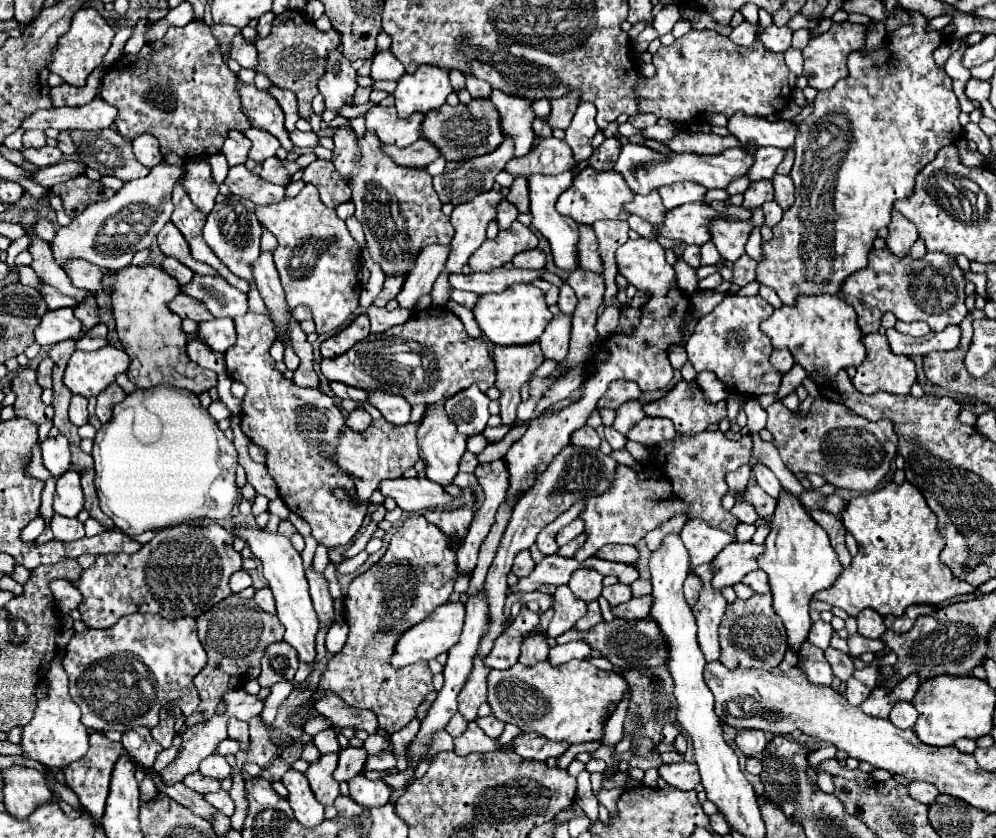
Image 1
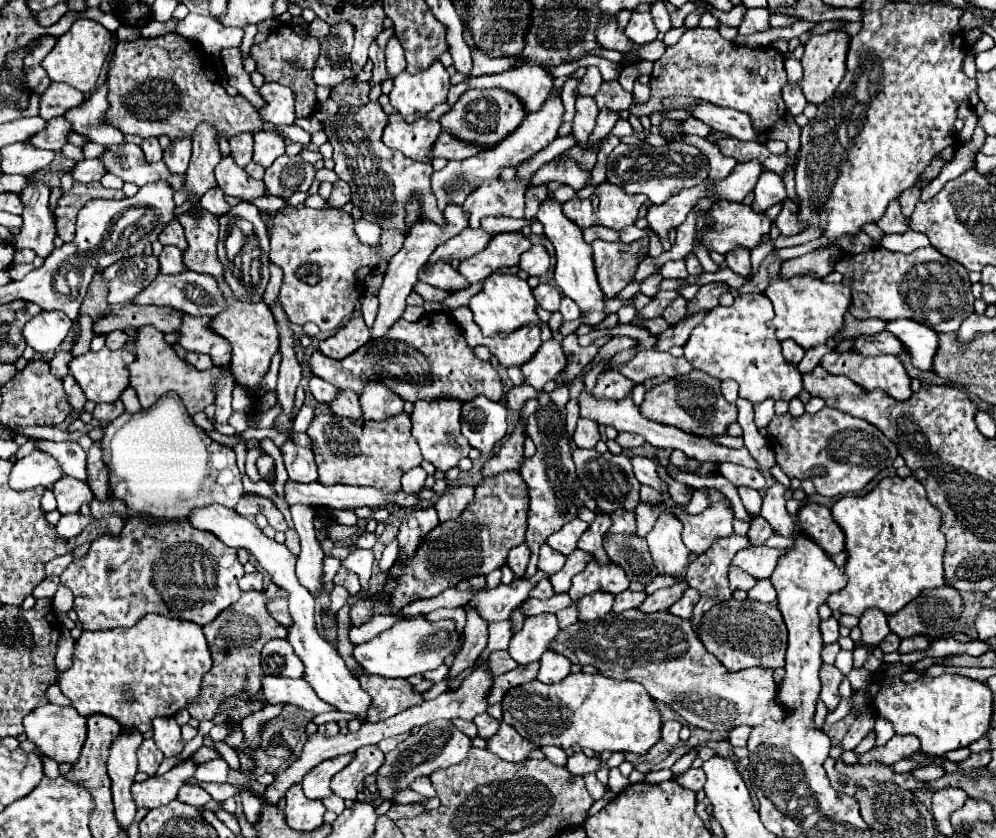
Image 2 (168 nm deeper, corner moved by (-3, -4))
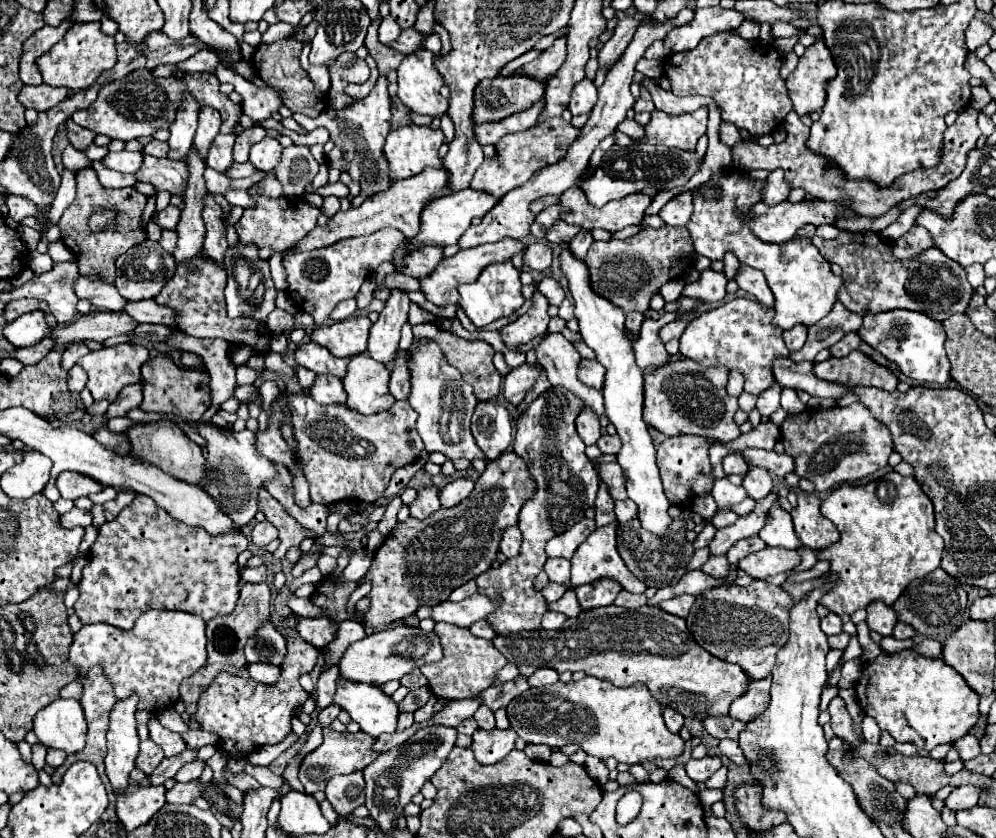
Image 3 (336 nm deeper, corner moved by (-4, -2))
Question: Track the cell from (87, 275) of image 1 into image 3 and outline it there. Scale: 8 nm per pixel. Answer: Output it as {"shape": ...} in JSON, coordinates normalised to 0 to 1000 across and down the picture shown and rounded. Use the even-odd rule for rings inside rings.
{"shape":[[[141,290],[122,304],[122,323],[116,328],[116,345],[129,359],[143,359],[157,354],[157,350],[175,328],[175,307],[165,302],[161,290]]]}

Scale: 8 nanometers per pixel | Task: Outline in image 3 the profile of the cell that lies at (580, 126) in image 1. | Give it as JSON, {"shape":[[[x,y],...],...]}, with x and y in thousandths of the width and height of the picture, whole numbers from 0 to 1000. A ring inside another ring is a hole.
{"shape":[[[586,94],[576,104],[570,130],[574,137],[586,137],[586,135],[594,132],[594,125],[598,125],[598,121],[600,121],[600,113],[598,113],[596,99]]]}

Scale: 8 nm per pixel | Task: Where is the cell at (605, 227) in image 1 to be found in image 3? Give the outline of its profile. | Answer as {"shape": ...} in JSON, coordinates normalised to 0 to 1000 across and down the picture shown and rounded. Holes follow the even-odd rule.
{"shape":[[[582,276],[574,288],[572,288],[572,300],[578,304],[578,307],[586,307],[586,302],[592,297],[592,292],[596,290],[596,283],[594,278],[590,276]]]}

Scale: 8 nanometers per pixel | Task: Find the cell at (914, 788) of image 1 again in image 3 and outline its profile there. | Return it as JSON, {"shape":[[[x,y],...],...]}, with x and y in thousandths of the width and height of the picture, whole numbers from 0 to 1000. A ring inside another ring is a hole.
{"shape":[[[968,937],[968,939],[960,939],[952,953],[948,956],[952,965],[956,968],[966,968],[966,965],[974,965],[974,963],[980,963],[982,961],[982,946],[984,942],[976,939],[976,937]]]}

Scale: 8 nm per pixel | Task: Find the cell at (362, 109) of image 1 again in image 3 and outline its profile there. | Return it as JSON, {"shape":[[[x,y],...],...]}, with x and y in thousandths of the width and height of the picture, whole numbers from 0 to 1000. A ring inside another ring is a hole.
{"shape":[[[255,149],[239,161],[234,173],[235,192],[247,195],[250,191],[250,180],[254,172],[267,162],[266,153]]]}

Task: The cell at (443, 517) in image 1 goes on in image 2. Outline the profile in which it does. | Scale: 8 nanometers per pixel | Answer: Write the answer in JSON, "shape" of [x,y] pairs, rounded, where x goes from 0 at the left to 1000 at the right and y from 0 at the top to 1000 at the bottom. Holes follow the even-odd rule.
{"shape":[[[463,579],[457,584],[451,584],[437,598],[437,607],[441,612],[441,619],[457,619],[459,615],[465,612],[469,600],[475,595],[475,581]]]}

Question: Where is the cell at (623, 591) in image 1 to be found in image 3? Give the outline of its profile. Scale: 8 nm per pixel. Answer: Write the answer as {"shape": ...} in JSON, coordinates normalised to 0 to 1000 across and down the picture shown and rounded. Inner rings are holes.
{"shape":[[[622,705],[616,720],[618,720],[620,724],[639,727],[639,724],[645,724],[645,722],[649,722],[649,710],[639,710],[639,708],[633,708],[633,705]]]}

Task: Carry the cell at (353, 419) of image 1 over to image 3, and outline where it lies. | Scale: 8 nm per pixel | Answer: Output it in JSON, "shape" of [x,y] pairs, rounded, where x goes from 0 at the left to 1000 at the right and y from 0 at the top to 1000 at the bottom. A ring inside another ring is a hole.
{"shape":[[[319,447],[315,462],[311,464],[311,474],[321,483],[349,479],[349,471],[345,469],[345,457],[335,447]]]}

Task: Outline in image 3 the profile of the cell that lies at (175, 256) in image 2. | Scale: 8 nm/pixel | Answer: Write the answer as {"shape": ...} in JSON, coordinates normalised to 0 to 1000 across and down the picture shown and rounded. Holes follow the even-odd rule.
{"shape":[[[165,273],[165,276],[163,276],[161,292],[163,292],[171,304],[173,304],[175,297],[177,297],[177,276],[169,276],[169,273]]]}

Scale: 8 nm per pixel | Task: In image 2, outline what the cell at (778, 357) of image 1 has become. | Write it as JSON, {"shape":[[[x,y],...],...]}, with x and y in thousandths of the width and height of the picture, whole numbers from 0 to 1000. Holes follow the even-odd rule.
{"shape":[[[790,405],[790,407],[786,407],[784,412],[786,412],[786,424],[788,424],[788,428],[790,428],[792,433],[800,436],[800,433],[806,428],[808,416],[806,416],[806,414],[802,414],[796,405]]]}

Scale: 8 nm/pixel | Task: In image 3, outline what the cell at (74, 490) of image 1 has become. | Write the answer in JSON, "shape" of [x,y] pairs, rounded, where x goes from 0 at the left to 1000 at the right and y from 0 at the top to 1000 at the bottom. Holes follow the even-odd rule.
{"shape":[[[70,562],[60,564],[60,569],[56,572],[56,581],[64,595],[72,595],[72,598],[78,593],[88,593],[92,588],[102,586],[102,579],[96,576],[94,572],[82,569],[82,567],[70,564]]]}

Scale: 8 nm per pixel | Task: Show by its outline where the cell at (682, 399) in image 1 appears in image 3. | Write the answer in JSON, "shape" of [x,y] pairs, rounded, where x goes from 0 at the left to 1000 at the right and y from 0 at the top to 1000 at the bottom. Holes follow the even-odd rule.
{"shape":[[[685,428],[675,436],[661,438],[647,447],[647,502],[667,519],[705,519],[725,529],[733,529],[743,519],[737,505],[741,476],[729,469],[731,440],[709,440],[695,428]]]}

